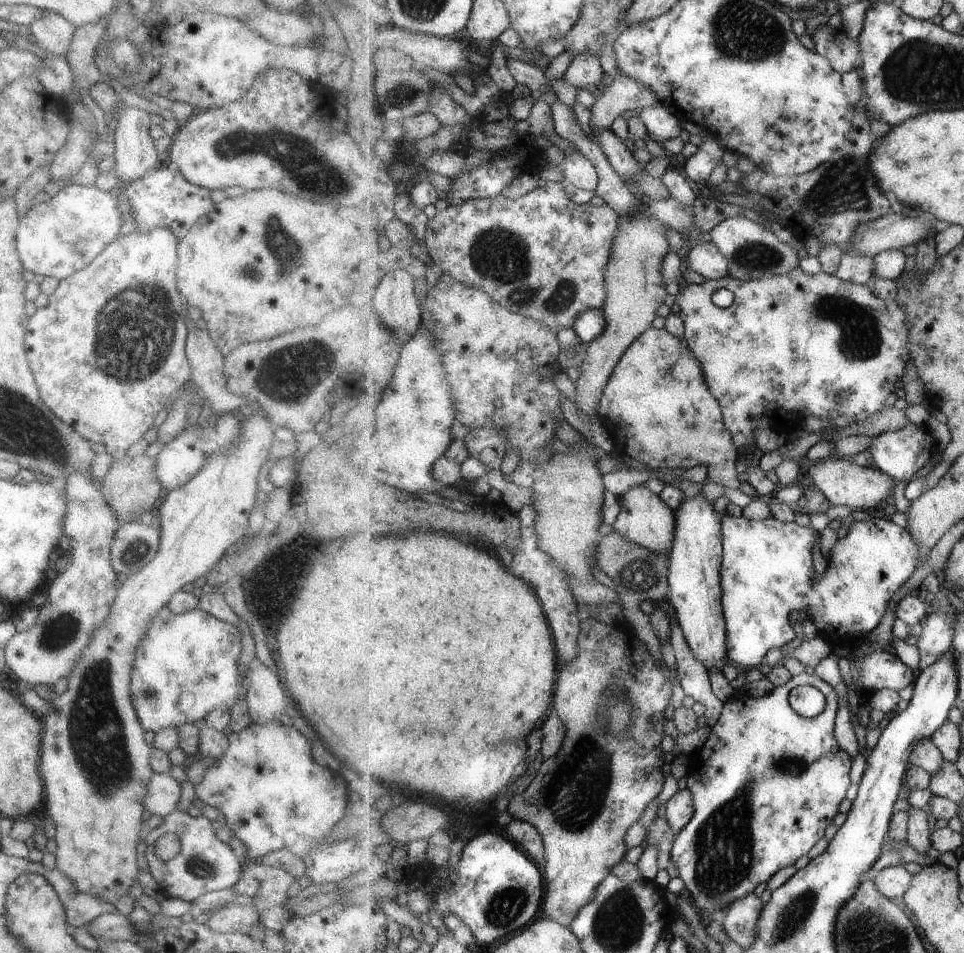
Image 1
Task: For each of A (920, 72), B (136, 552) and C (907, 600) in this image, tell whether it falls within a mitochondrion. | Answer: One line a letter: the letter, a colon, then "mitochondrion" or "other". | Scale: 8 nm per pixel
A: mitochondrion
B: mitochondrion
C: other

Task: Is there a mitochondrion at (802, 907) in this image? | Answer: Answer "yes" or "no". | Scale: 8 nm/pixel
yes

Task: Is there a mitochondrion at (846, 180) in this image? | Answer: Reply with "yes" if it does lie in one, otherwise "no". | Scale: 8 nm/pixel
yes

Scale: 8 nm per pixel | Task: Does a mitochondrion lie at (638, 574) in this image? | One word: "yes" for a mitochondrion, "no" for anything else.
yes

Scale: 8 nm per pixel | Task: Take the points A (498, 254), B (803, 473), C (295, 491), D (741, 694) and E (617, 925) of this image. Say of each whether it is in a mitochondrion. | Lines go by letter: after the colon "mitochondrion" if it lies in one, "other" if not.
A: mitochondrion
B: other
C: other
D: other
E: mitochondrion

